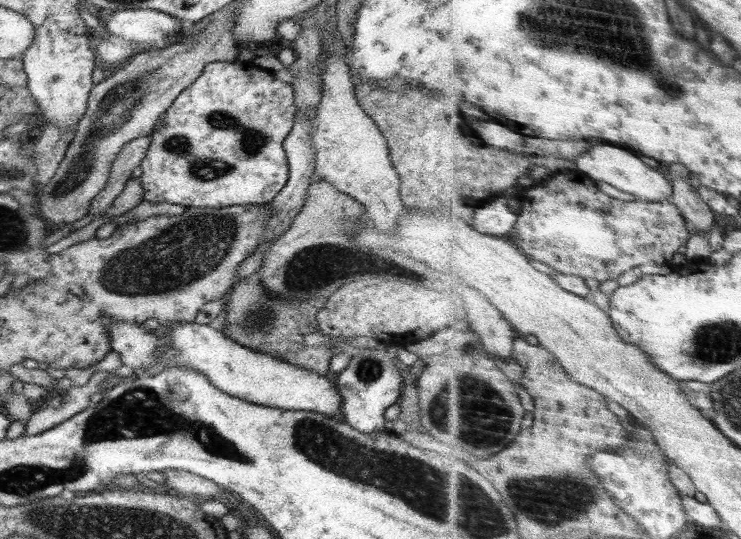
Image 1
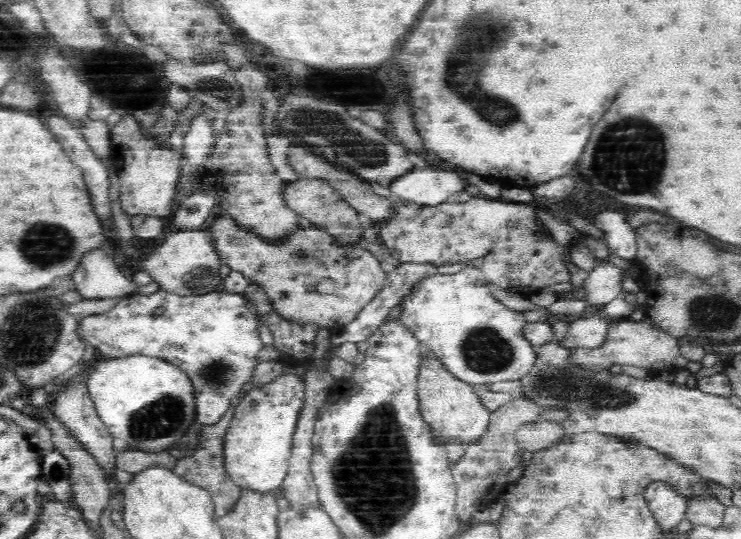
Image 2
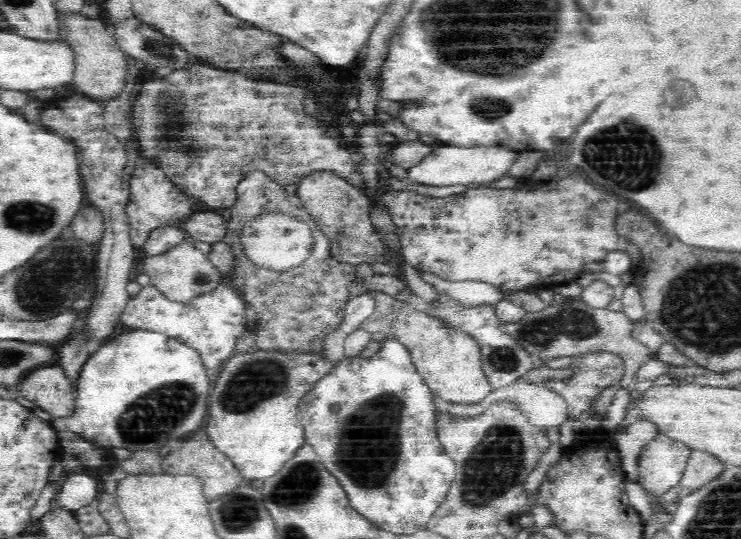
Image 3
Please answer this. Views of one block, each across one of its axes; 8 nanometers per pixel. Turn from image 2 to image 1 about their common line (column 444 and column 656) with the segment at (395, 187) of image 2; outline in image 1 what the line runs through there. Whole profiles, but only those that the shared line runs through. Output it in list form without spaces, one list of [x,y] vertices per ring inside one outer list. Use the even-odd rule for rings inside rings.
[[[600,142],[604,146],[596,146],[590,152],[584,153],[576,160],[580,171],[583,171],[591,179],[596,182],[600,180],[616,185],[618,188],[633,194],[638,199],[644,199],[650,202],[666,202],[670,201],[675,193],[674,185],[670,184],[670,180],[660,172],[654,170],[652,166],[648,166],[644,160],[640,160],[638,154],[624,150],[610,142]]]

